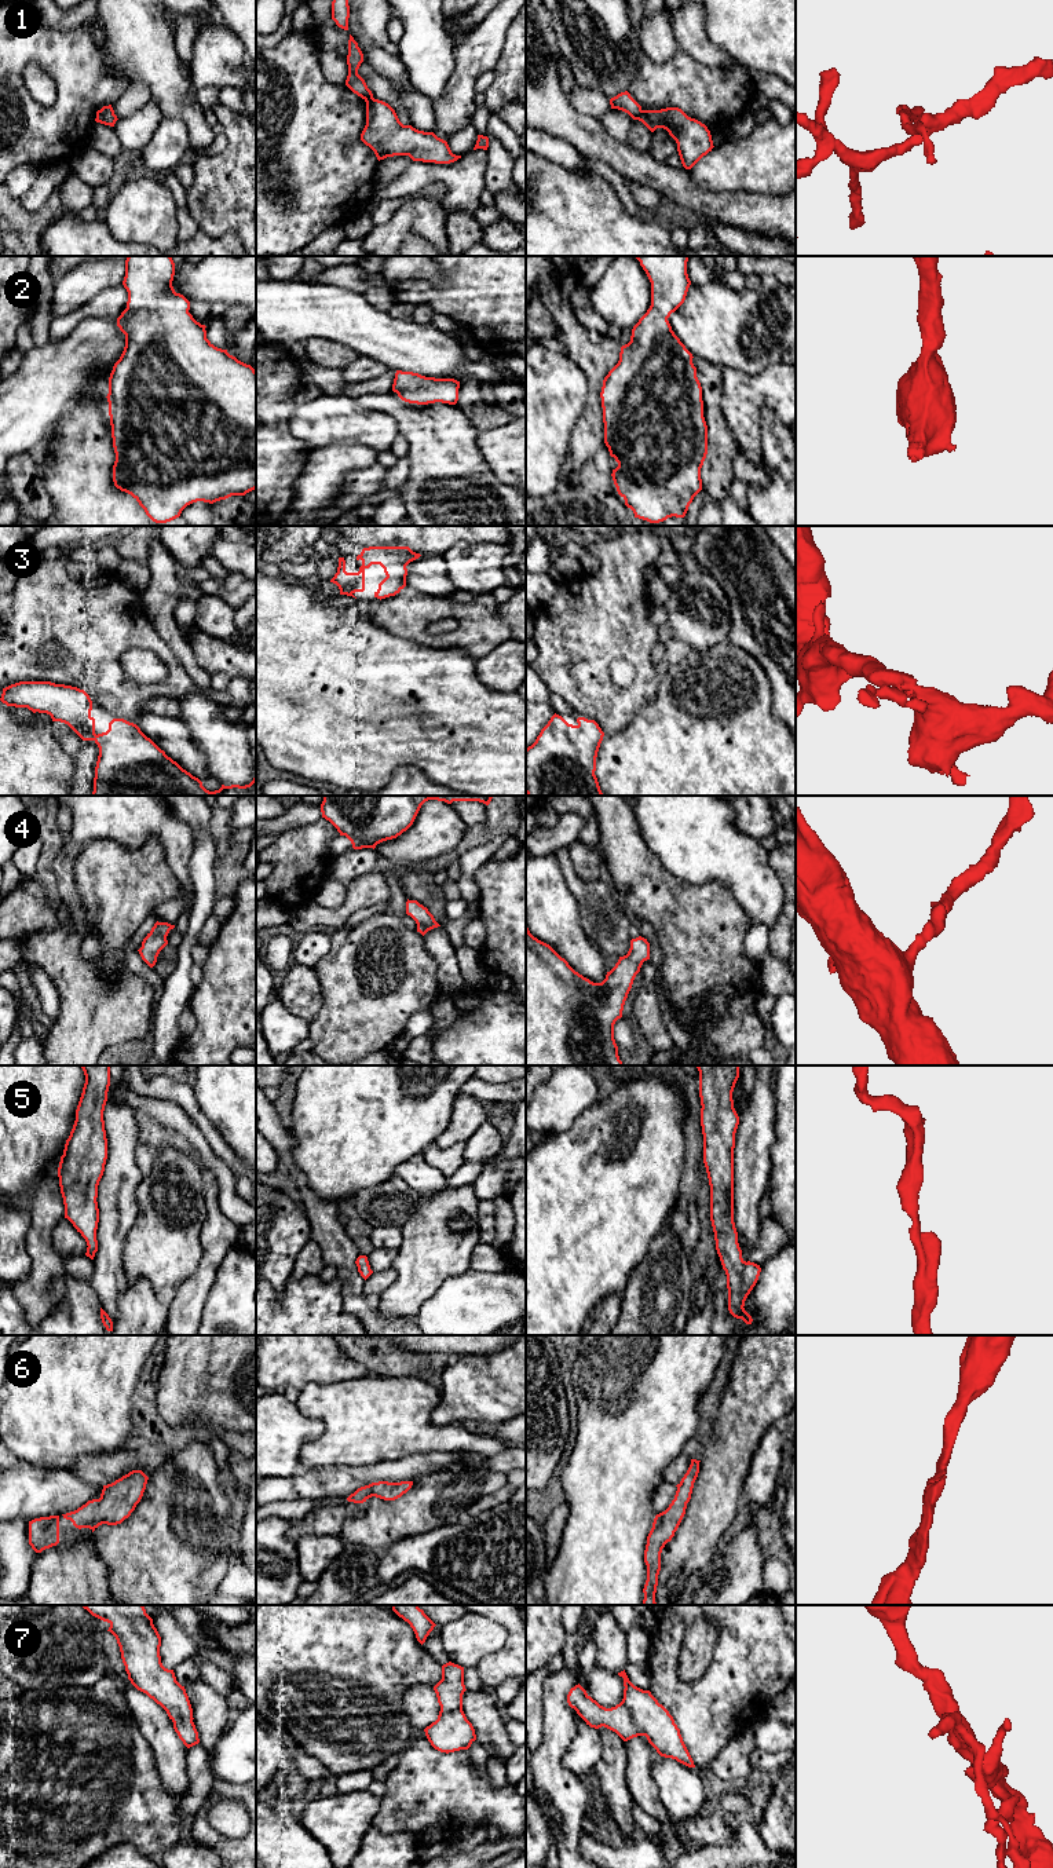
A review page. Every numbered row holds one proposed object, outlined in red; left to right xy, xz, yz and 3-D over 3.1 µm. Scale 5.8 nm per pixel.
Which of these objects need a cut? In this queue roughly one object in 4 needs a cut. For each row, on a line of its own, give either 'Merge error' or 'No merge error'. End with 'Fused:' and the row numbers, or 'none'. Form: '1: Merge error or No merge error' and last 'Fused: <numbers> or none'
1: Merge error
2: No merge error
3: No merge error
4: No merge error
5: No merge error
6: No merge error
7: No merge error
Fused: 1

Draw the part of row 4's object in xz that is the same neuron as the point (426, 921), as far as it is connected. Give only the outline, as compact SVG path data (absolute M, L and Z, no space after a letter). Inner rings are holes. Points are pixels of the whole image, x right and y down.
M409 900L406 902L406 914L410 915L416 924L417 924L417 932L420 932L423 936L434 929L440 926L434 915L428 911L427 907L420 904L417 900Z

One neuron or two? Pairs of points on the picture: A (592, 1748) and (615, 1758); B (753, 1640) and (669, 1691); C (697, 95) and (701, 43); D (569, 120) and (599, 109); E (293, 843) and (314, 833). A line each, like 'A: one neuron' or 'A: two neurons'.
A: two neurons
B: one neuron
C: two neurons
D: two neurons
E: one neuron

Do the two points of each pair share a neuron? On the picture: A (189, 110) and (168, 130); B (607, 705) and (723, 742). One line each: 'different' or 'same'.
A: different
B: different

